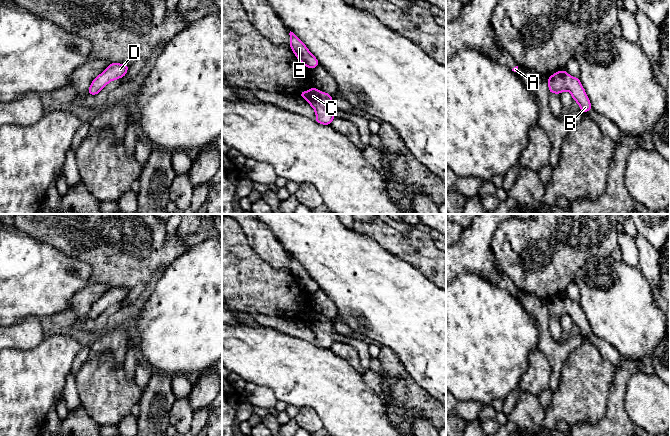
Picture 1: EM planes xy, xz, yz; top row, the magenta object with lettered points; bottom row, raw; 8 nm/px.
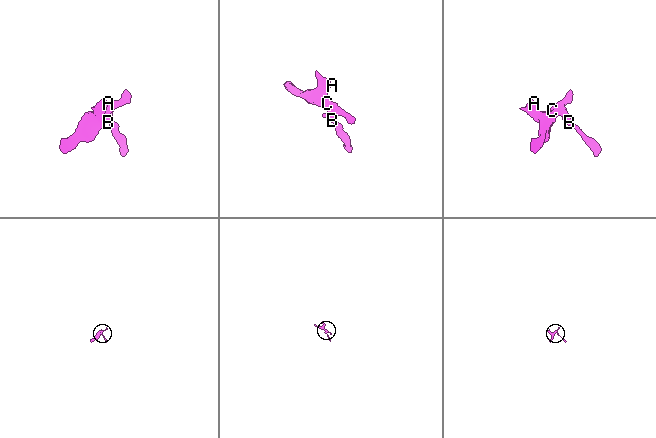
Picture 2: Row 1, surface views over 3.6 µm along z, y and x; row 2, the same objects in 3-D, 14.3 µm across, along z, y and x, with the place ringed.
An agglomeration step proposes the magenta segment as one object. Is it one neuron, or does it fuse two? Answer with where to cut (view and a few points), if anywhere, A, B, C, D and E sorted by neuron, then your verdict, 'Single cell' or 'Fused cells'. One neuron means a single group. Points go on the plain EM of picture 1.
No split. Groups: A B C D E. Single cell

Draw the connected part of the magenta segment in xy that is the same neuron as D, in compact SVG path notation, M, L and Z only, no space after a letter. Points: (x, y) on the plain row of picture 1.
M111 287L98 301L96 301L89 311L90 319L98 318L111 304L124 301L129 289Z

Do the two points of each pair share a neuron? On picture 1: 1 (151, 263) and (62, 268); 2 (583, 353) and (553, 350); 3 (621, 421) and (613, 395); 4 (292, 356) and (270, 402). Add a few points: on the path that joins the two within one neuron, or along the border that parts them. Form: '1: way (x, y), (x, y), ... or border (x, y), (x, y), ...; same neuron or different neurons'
1: border (69, 255), (91, 267), (88, 285); different neurons
2: border (584, 340), (570, 353), (560, 373); different neurons
3: way (615, 415), (615, 401); same neuron
4: border (252, 383), (268, 387), (278, 399); different neurons

